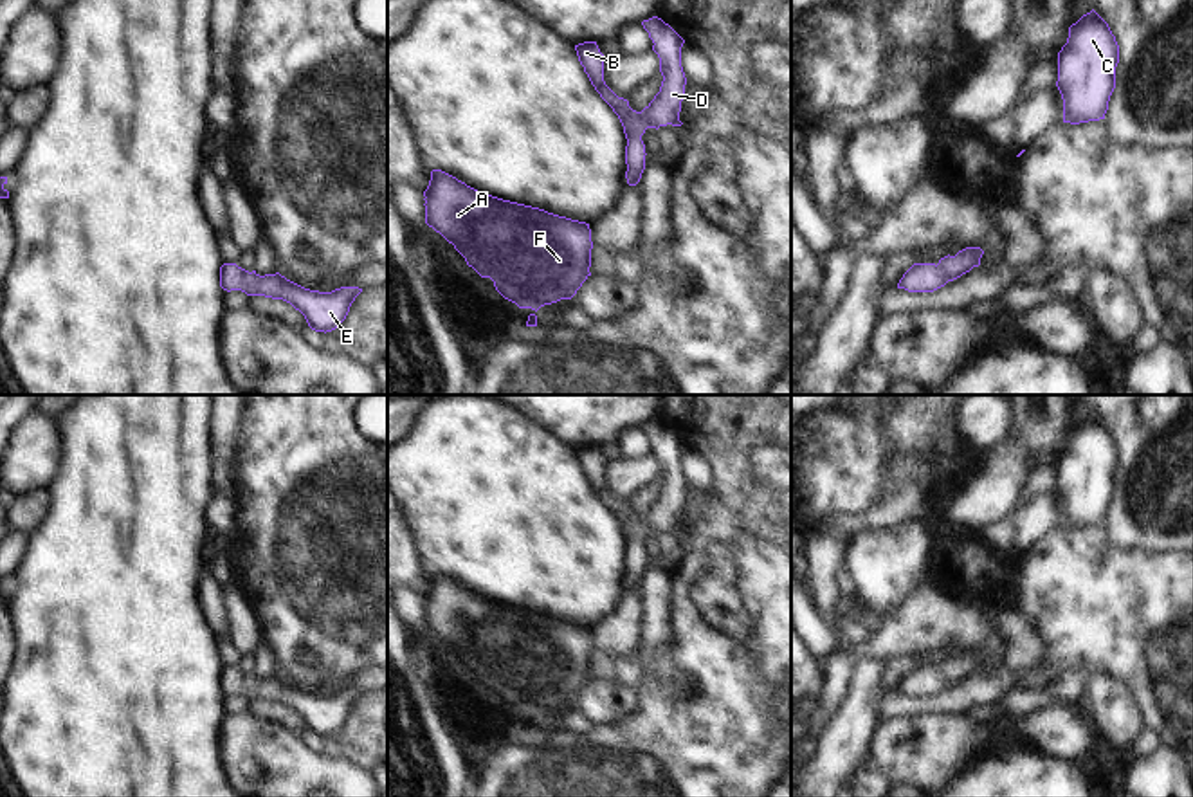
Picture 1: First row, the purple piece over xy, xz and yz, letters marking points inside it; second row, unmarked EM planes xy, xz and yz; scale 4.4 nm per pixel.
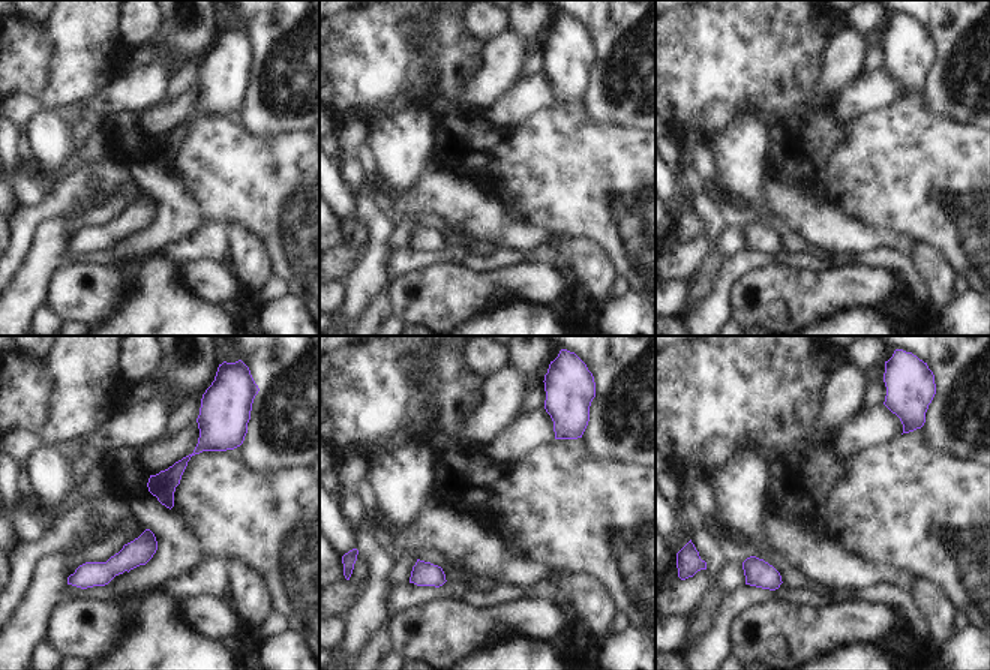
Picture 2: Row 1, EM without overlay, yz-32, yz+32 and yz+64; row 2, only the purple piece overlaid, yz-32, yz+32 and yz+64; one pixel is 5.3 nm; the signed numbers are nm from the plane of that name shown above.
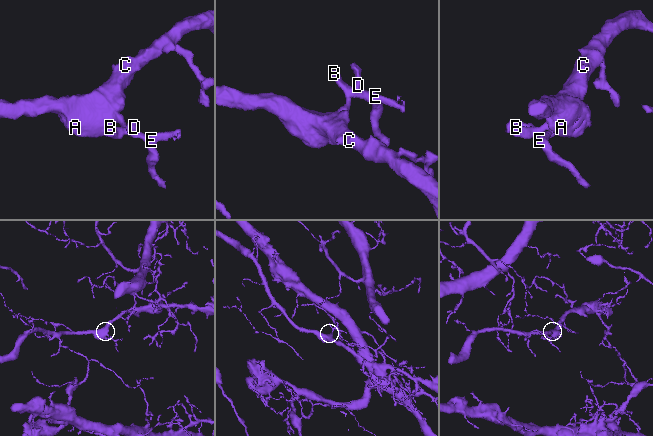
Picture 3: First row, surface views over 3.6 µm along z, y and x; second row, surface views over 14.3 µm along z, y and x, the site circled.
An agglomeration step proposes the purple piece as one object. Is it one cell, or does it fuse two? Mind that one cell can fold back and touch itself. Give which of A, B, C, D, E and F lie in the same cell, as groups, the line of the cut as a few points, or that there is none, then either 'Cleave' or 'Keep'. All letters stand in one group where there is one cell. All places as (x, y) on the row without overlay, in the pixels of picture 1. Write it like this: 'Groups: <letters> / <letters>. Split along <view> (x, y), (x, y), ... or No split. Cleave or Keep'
Groups: A B C D E F. No split. Keep

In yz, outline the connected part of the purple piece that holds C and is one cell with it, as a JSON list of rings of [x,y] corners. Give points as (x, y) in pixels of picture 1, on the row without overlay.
[[[1094,413],[1069,431],[1067,447],[1058,456],[1056,485],[1063,503],[1063,527],[1105,523],[1117,467],[1116,440]]]

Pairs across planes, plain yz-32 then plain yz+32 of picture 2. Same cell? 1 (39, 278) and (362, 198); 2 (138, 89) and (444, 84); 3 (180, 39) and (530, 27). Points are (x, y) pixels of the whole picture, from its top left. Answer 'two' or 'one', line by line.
1: one
2: two
3: one

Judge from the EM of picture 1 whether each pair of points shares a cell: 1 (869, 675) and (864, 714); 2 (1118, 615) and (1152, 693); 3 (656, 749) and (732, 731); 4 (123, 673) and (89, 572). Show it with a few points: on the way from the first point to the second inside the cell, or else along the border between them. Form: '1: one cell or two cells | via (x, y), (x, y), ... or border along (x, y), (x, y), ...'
1: one cell | via (865, 684), (864, 705)
2: one cell | via (1138, 635), (1152, 650), (1152, 673)
3: one cell | via (674, 749), (703, 749), (714, 740)
4: one cell | via (112, 648), (105, 597)

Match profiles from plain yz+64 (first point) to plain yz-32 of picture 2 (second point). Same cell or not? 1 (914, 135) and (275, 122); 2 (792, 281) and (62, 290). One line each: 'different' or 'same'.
1: different
2: same

